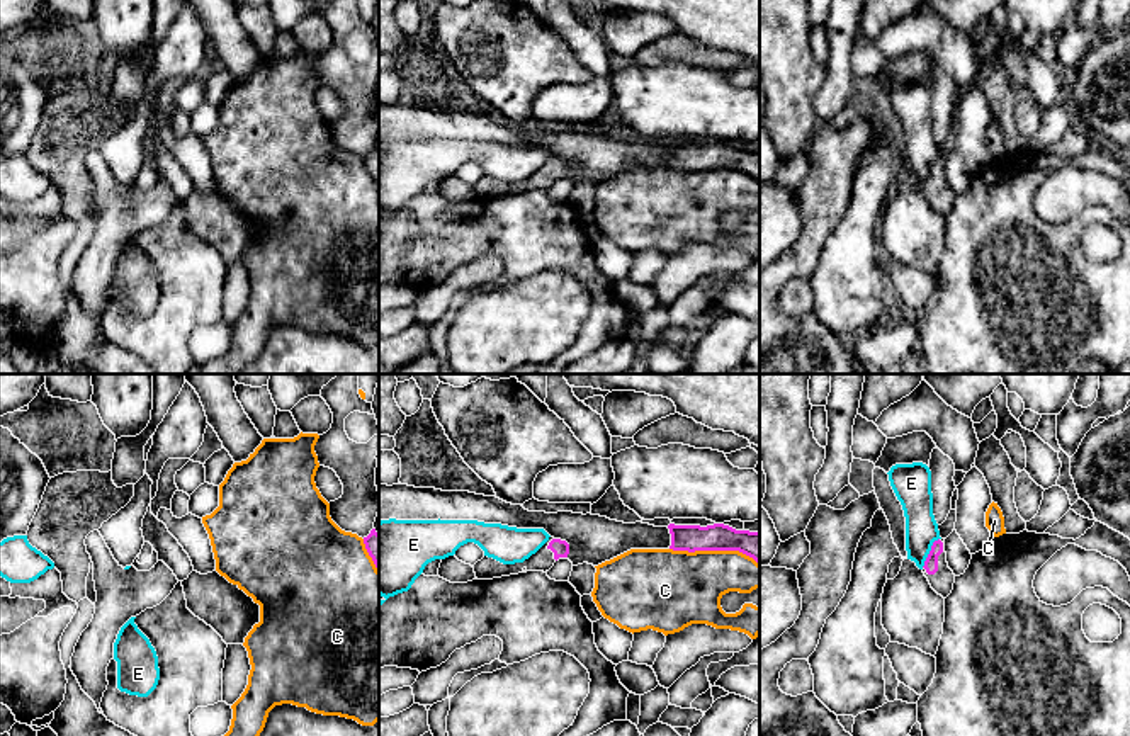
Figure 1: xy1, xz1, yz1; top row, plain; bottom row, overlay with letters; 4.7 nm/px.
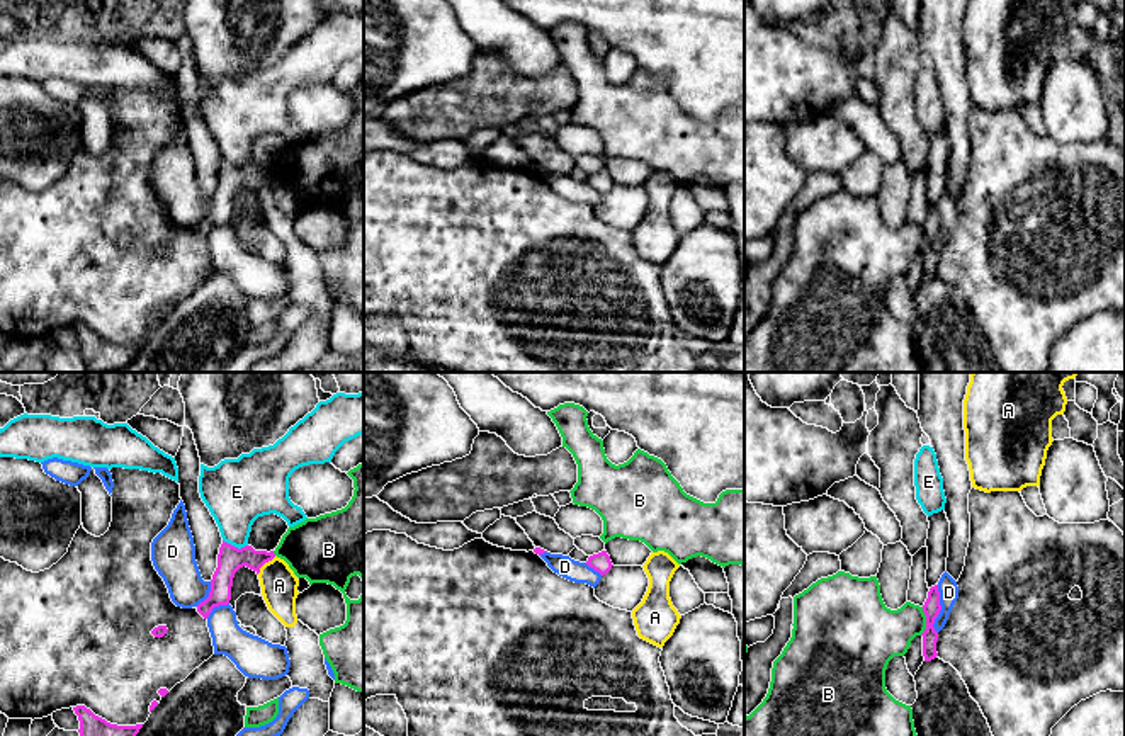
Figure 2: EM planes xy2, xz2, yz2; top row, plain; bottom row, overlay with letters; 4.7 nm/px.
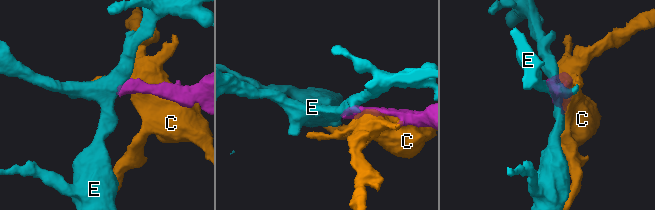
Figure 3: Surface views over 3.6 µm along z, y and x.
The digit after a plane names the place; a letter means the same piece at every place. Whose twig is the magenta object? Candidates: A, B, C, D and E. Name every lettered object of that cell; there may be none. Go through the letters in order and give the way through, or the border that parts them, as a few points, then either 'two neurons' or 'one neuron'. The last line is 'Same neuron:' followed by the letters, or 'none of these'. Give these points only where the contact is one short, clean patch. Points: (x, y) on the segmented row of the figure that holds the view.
A: two neurons
B: two neurons
C: two neurons
D: border along yz2 (938, 585), (940, 612), (933, 624), (937, 633); two neurons
E: two neurons
Same neuron: none of these

